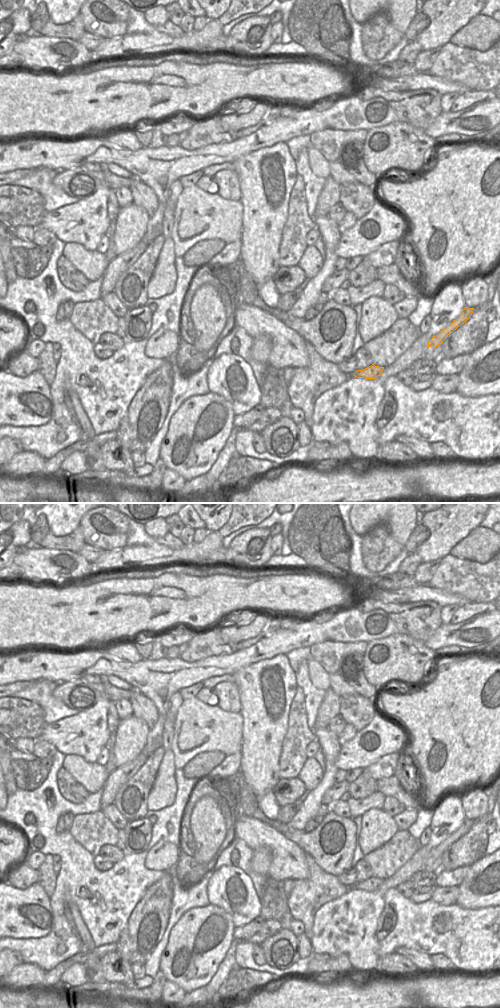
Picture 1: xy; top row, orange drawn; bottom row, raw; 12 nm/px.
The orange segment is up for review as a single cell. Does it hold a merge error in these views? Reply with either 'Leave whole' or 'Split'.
Leave whole

